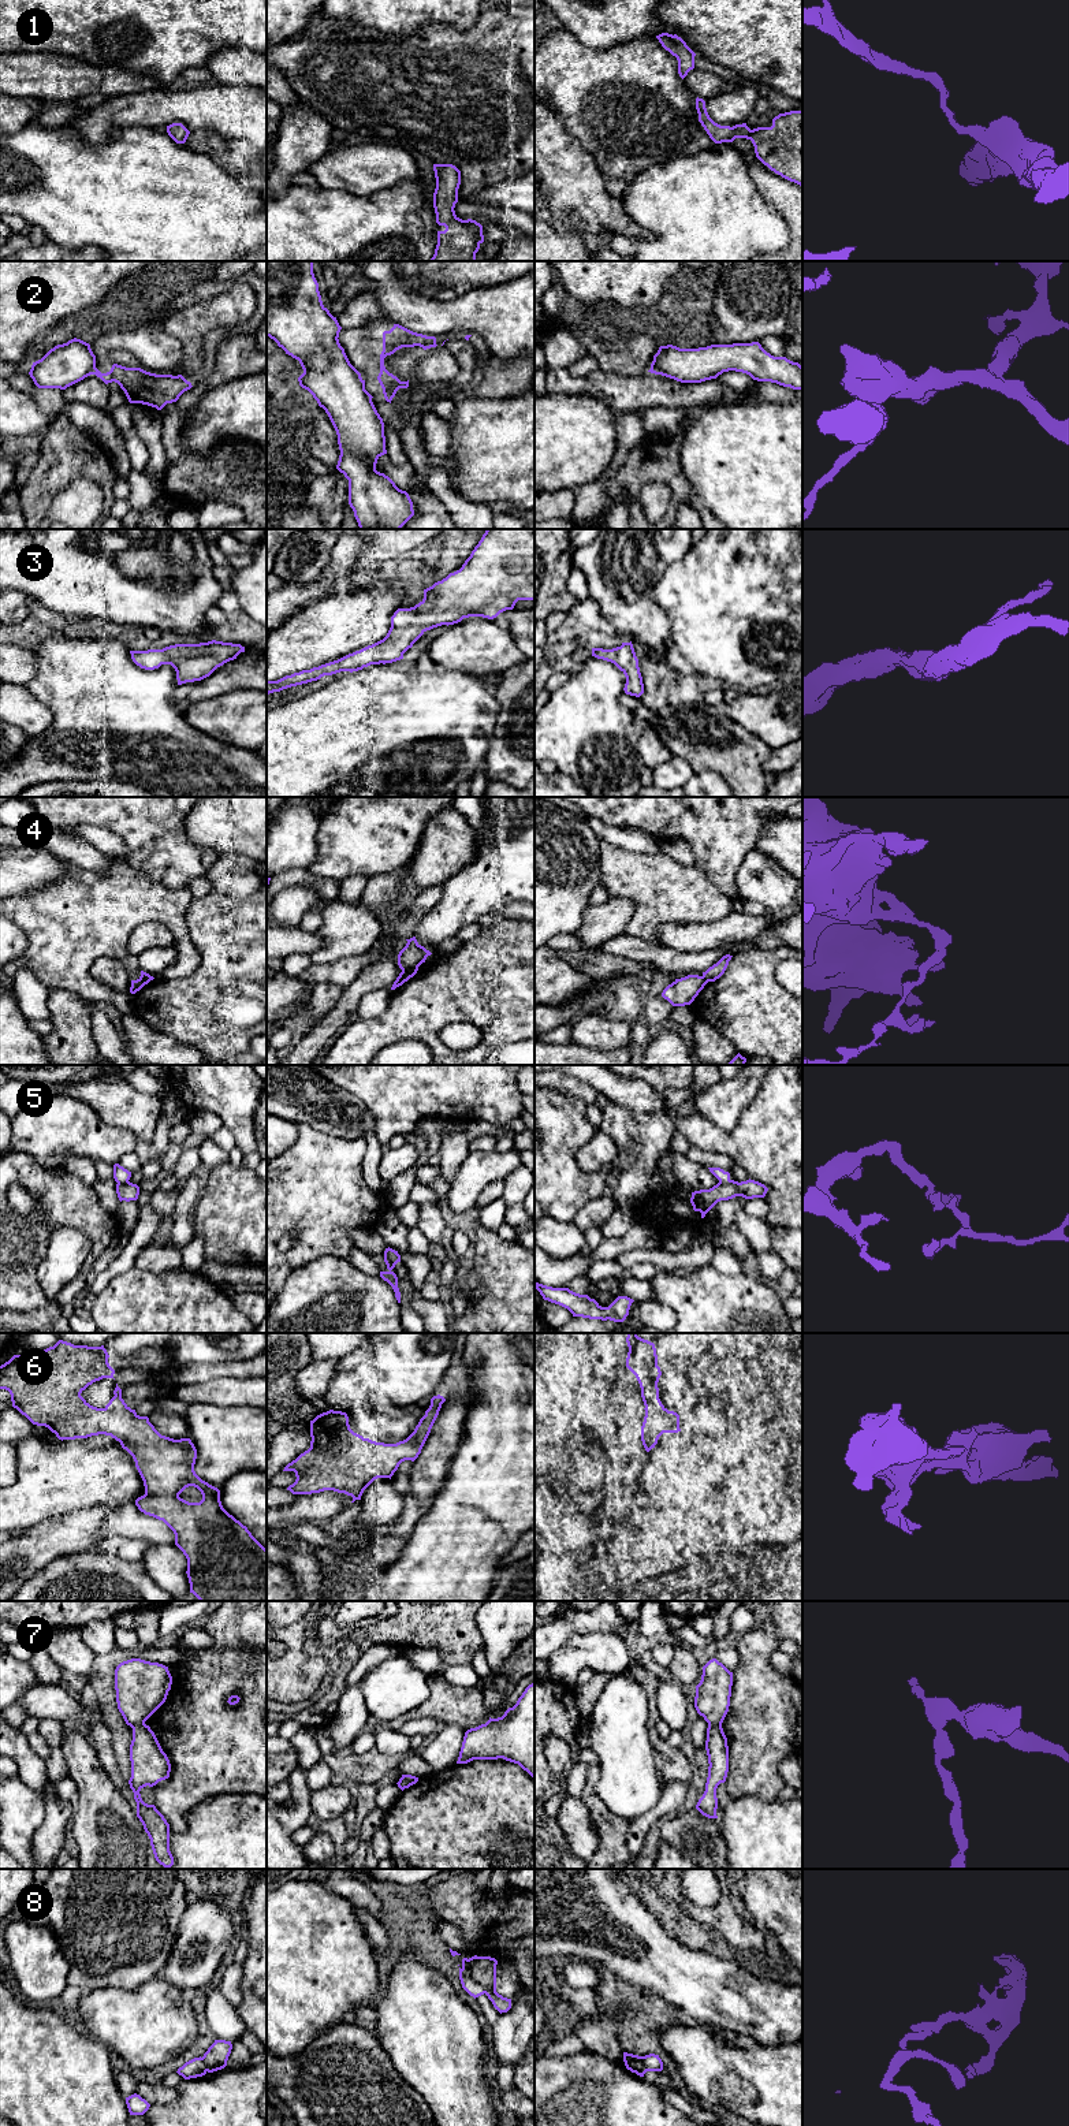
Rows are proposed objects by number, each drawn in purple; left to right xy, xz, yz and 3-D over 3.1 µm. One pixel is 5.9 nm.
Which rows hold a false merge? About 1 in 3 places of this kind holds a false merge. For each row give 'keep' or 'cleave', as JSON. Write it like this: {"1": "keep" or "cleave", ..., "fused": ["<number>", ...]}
{"1": "keep", "2": "cleave", "3": "keep", "4": "cleave", "5": "cleave", "6": "keep", "7": "cleave", "8": "cleave", "fused": ["2", "4", "5", "7", "8"]}

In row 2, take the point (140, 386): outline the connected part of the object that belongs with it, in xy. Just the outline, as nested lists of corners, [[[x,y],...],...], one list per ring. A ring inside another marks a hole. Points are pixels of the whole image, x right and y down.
[[[113,364],[111,371],[94,375],[105,384],[118,383],[130,403],[142,403],[161,410],[167,403],[176,402],[179,396],[193,386],[182,375],[156,375],[141,368],[126,368]]]

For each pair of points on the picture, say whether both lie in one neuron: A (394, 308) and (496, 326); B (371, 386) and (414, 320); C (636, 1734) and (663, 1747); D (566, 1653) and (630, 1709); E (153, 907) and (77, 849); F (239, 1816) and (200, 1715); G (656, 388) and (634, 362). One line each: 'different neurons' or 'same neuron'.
A: same neuron
B: different neurons
C: different neurons
D: different neurons
E: different neurons
F: different neurons
G: different neurons

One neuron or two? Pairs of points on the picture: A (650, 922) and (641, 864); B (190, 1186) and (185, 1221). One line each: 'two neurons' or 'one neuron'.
A: one neuron
B: one neuron

